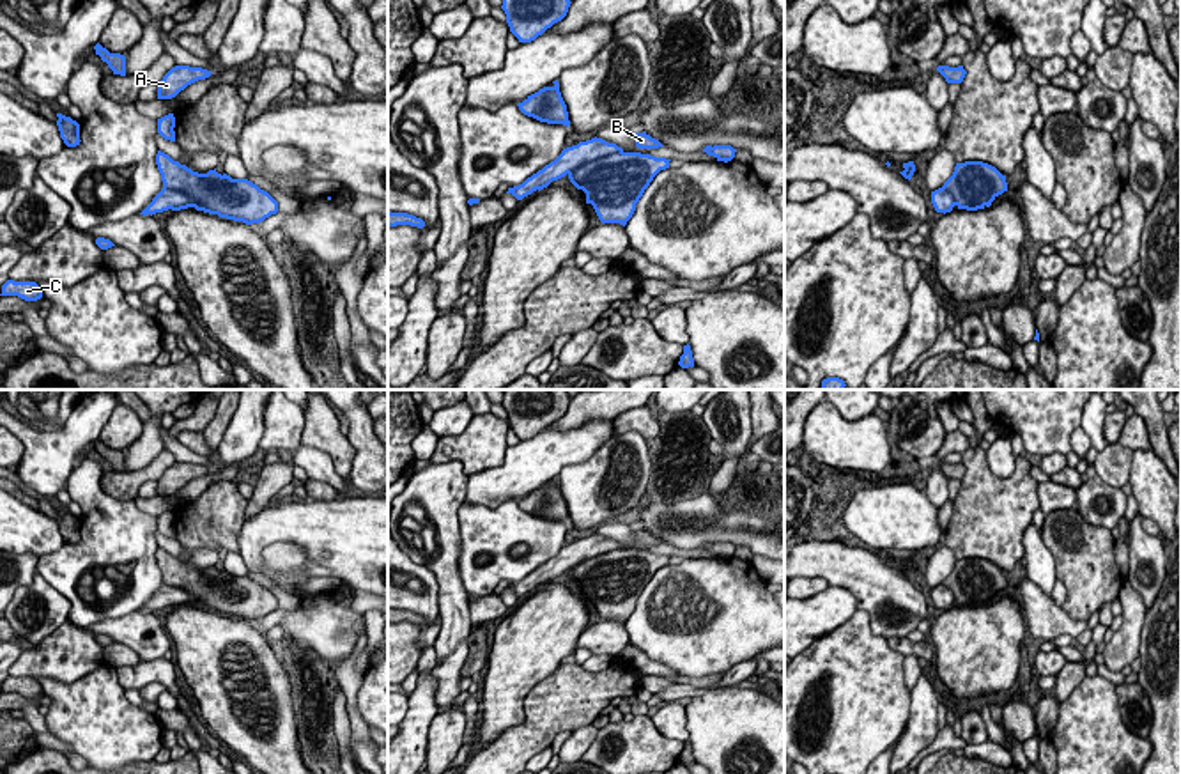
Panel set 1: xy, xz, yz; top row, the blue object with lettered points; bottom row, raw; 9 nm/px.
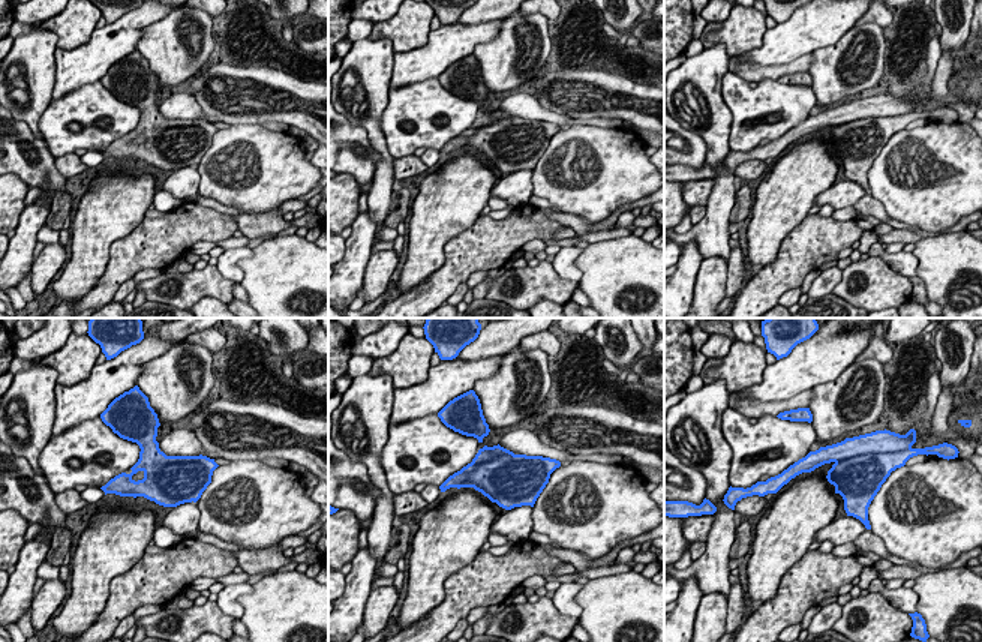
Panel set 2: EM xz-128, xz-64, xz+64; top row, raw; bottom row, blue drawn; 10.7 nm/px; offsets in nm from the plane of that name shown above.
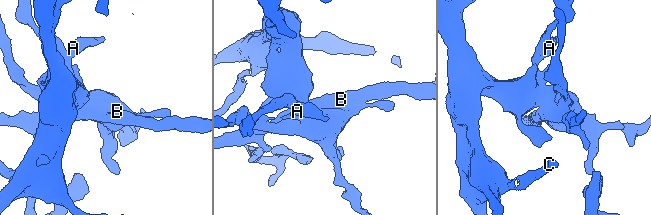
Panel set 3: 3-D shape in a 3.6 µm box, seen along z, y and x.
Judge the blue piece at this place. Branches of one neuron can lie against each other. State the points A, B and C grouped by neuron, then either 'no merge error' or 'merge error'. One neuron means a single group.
A C / B | merge error

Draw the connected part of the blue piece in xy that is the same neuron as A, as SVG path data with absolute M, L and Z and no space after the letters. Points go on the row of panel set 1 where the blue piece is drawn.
M175 66L158 83L158 99L172 99L188 85L209 78L212 73L202 67Z

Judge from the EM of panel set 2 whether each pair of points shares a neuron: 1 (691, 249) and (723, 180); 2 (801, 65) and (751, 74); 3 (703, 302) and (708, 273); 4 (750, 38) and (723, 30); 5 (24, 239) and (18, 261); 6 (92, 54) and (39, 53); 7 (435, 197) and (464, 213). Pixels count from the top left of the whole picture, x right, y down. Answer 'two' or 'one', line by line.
1: two
2: one
3: one
4: one
5: one
6: two
7: one

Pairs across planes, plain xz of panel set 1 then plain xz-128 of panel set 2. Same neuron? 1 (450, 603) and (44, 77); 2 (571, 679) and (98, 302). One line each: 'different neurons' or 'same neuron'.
1: same neuron
2: same neuron

